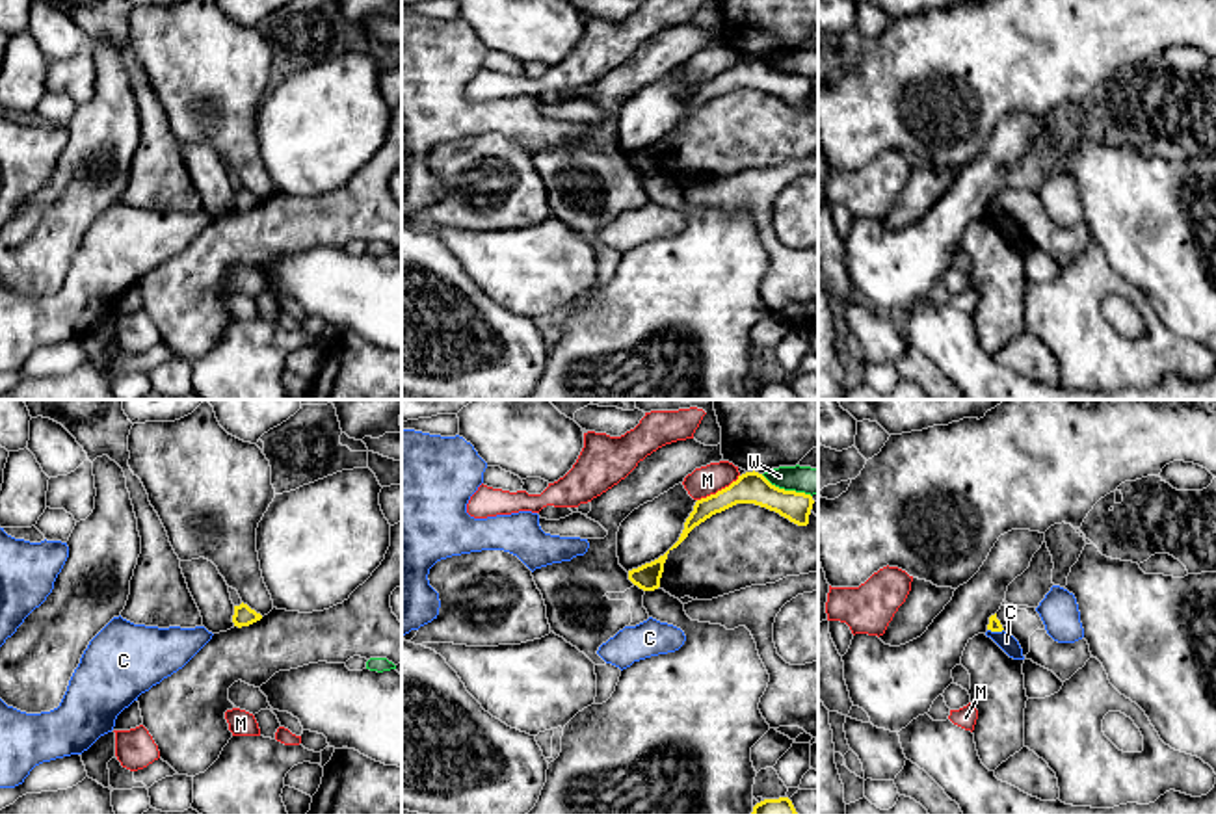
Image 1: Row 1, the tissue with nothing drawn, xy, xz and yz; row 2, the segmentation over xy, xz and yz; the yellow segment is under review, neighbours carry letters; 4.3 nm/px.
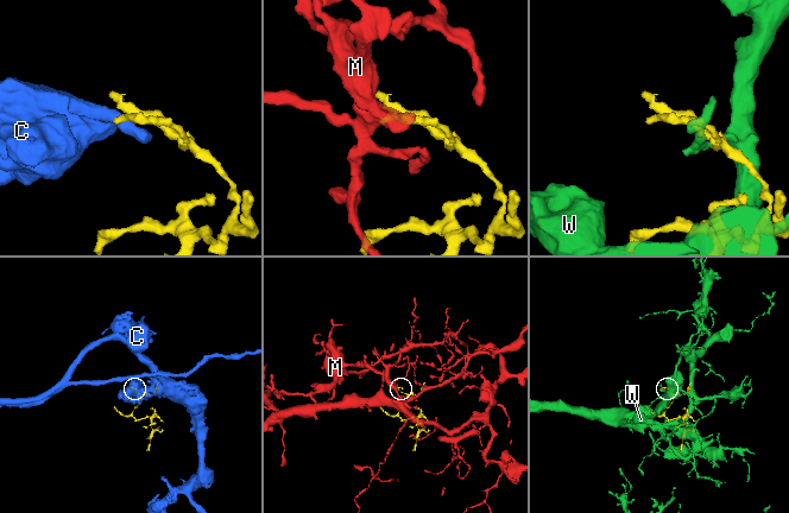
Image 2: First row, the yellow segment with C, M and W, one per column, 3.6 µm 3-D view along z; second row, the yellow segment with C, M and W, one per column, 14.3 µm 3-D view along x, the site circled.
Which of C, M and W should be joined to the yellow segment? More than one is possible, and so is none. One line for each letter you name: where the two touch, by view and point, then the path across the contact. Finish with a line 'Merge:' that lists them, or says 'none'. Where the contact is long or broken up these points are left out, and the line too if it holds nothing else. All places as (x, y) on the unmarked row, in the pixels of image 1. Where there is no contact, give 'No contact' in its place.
Merge: none

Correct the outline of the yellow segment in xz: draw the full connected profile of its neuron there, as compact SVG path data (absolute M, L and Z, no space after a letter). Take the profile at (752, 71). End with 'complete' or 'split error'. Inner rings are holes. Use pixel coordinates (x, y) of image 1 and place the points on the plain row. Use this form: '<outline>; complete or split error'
M755 54L746 56L729 71L695 85L679 125L669 134L677 132L695 110L736 87L755 87L807 110L814 84L805 76L779 72Z; complete

